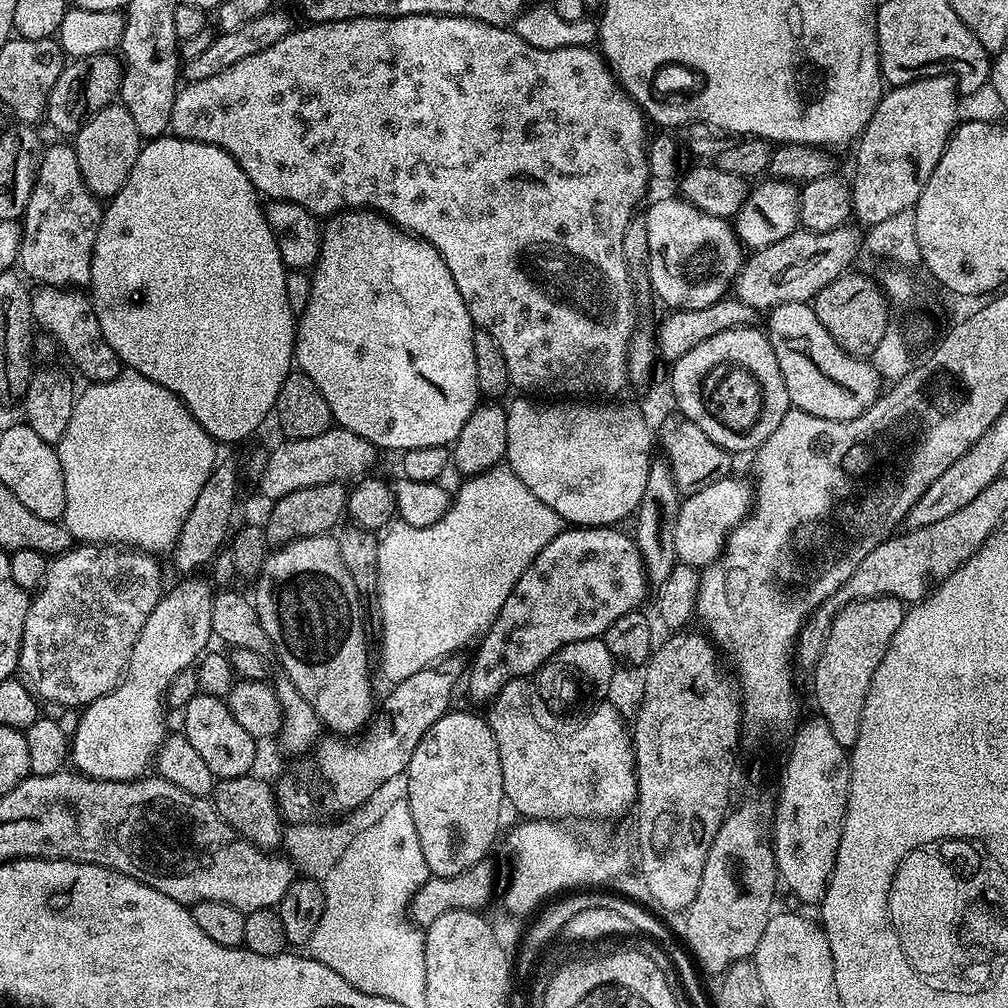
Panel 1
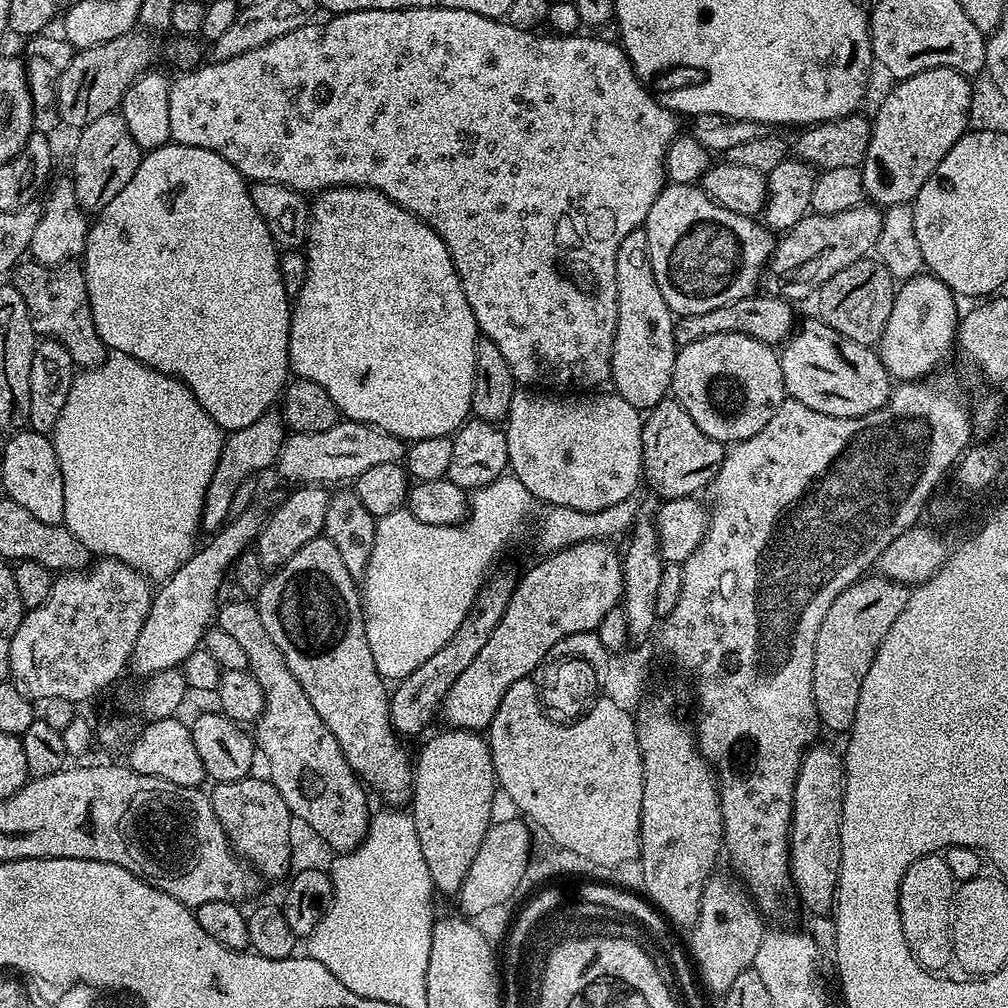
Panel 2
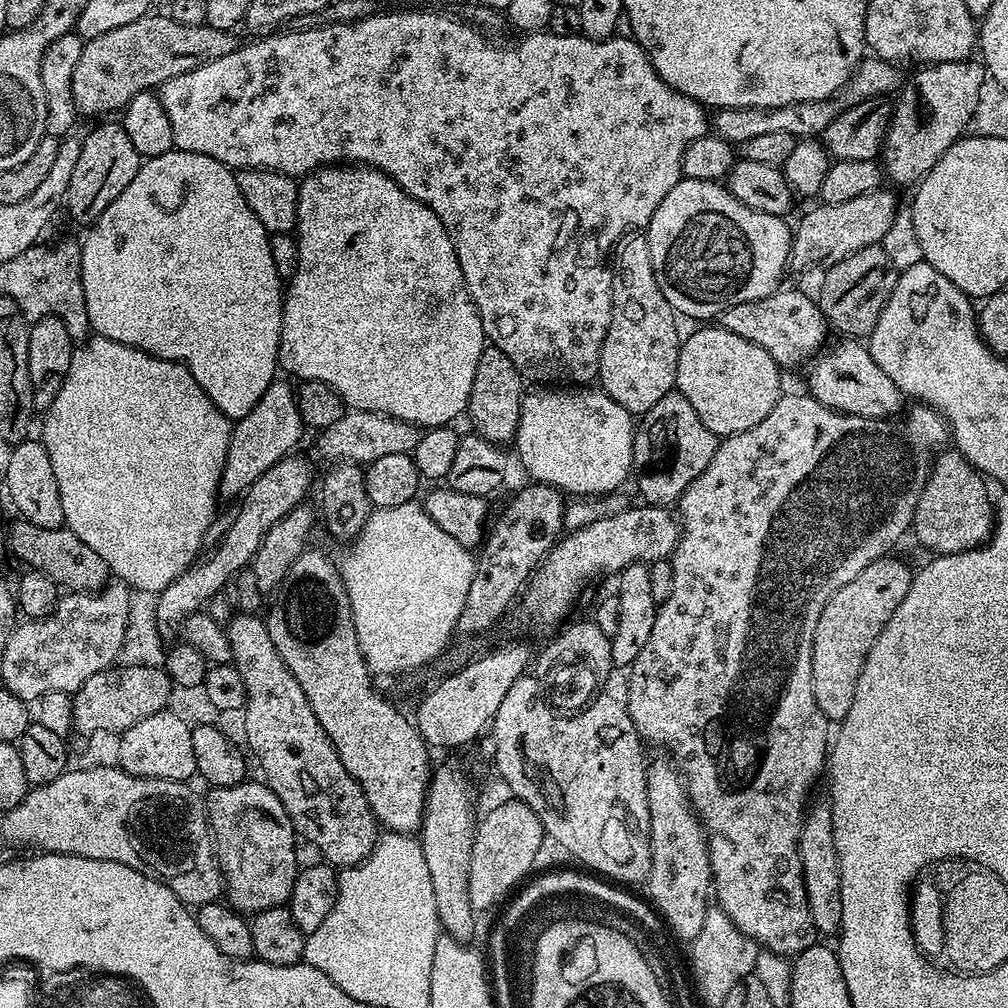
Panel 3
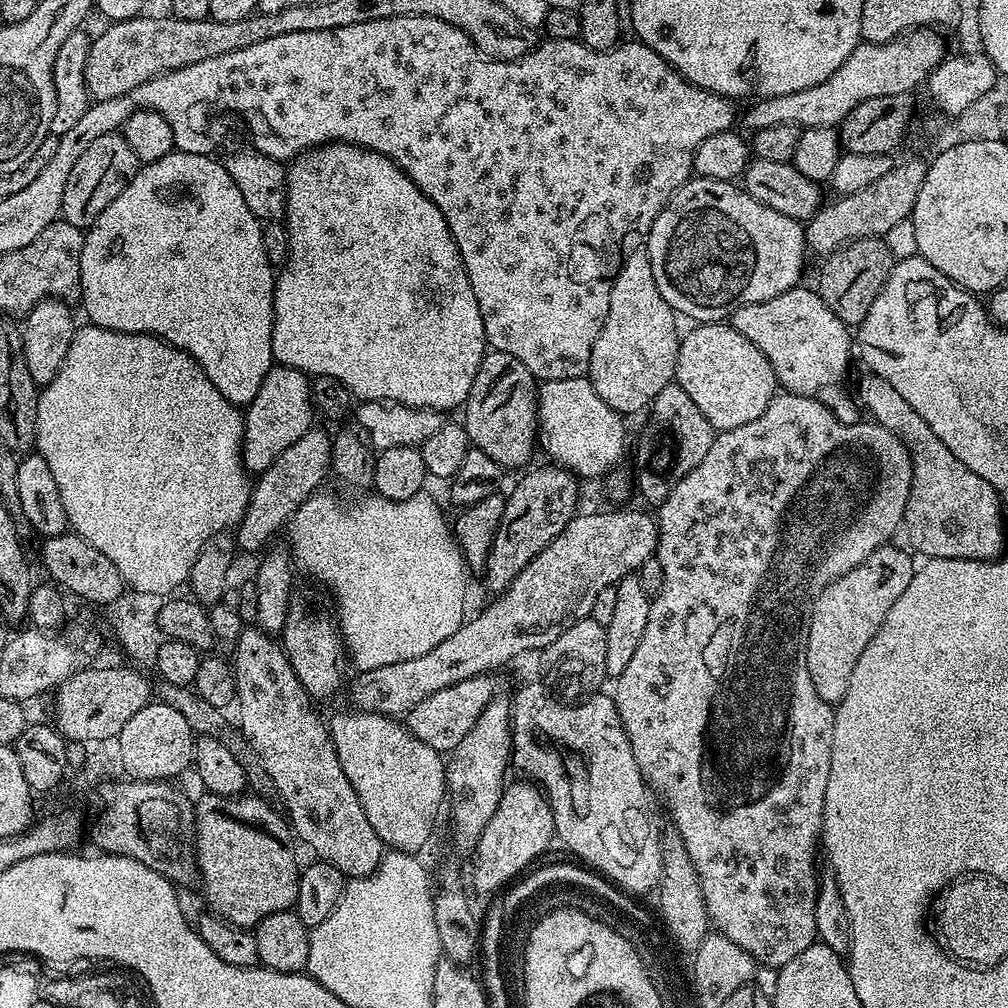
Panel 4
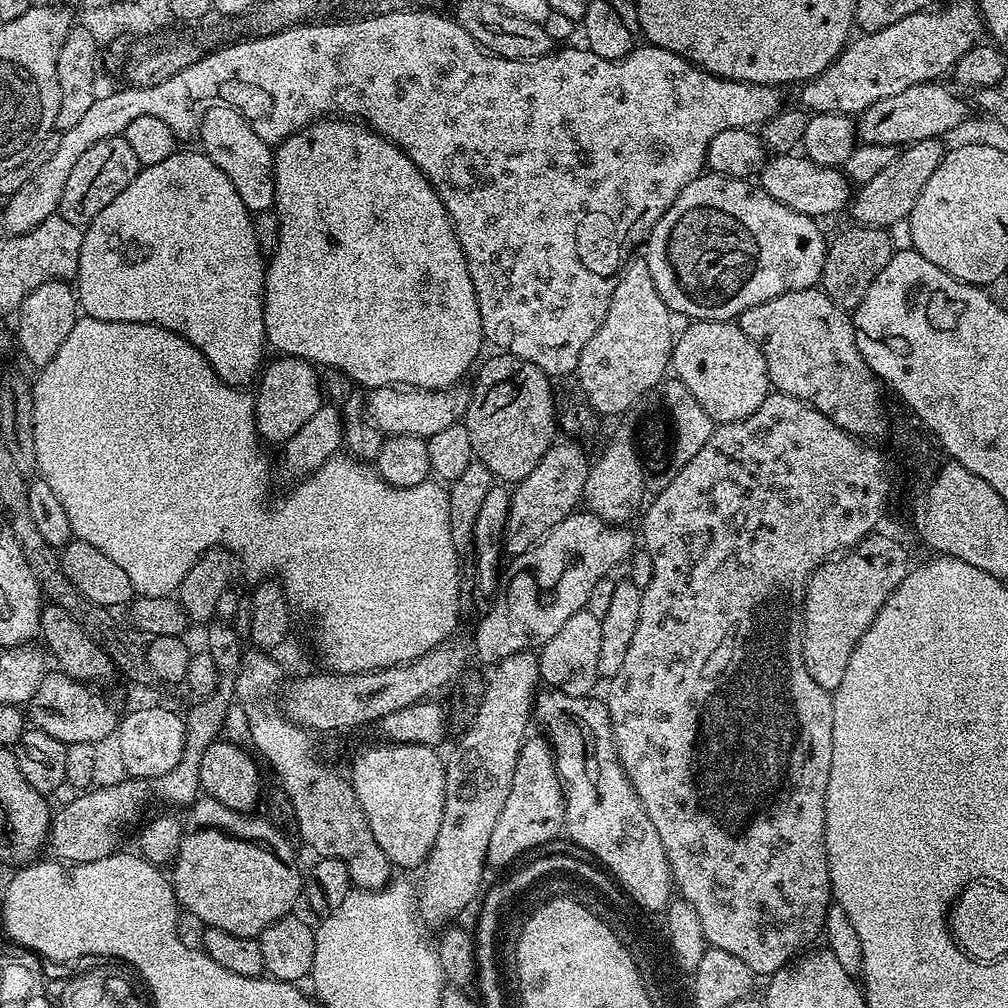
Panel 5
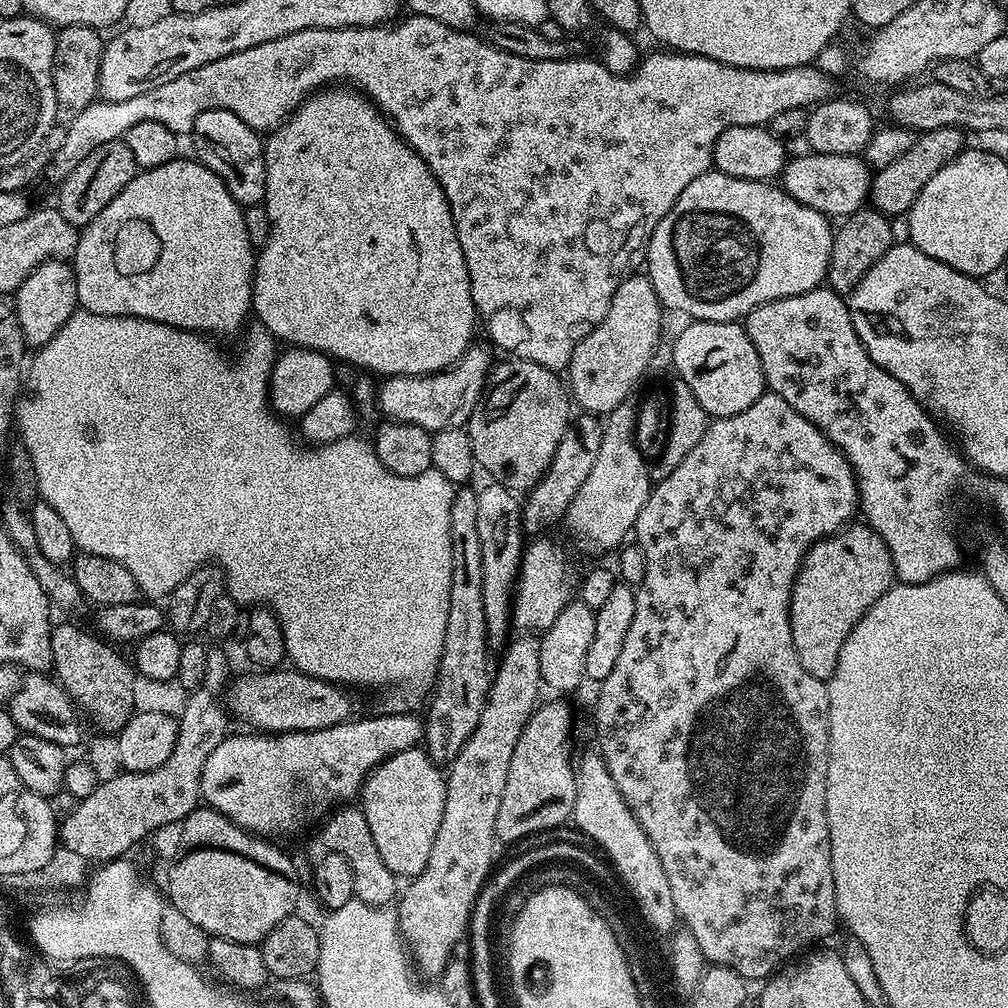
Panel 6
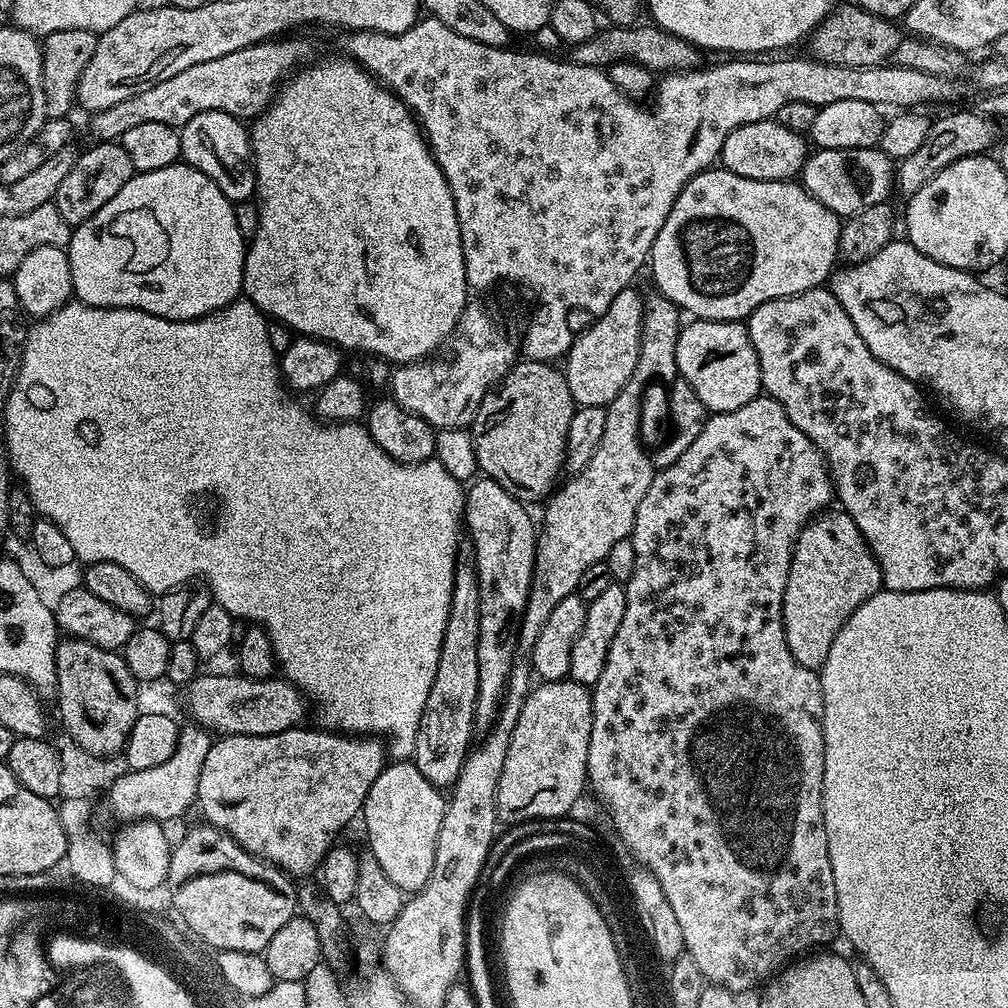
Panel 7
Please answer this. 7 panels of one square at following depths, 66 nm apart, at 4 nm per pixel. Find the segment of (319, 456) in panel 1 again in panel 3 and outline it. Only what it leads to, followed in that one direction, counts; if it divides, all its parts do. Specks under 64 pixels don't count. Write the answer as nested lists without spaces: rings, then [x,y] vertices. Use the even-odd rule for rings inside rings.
[[[345,411],[342,418],[329,428],[323,429],[316,440],[316,448],[329,462],[348,461],[367,466],[386,454],[410,454],[418,446],[421,429],[405,420],[384,416],[381,412]]]

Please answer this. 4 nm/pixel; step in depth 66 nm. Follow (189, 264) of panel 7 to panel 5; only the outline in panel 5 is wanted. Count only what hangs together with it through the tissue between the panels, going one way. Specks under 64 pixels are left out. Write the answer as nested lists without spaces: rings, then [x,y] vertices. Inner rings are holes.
[[[177,150],[163,162],[154,162],[154,166],[149,168],[141,167],[134,182],[130,182],[130,186],[126,186],[126,190],[122,190],[122,194],[118,194],[118,198],[114,198],[114,202],[110,202],[110,206],[106,206],[106,210],[102,210],[102,214],[98,214],[98,218],[94,218],[94,222],[90,222],[87,228],[83,229],[84,241],[78,258],[74,287],[78,293],[78,304],[83,315],[98,318],[102,322],[157,324],[160,328],[186,338],[186,342],[190,342],[207,358],[222,382],[226,382],[232,388],[244,388],[257,379],[262,368],[260,359],[263,358],[264,352],[266,353],[264,339],[266,256],[258,246],[258,238],[254,238],[253,213],[249,212],[242,198],[238,198],[238,190],[234,190],[234,182],[230,182],[230,178],[226,178],[226,174],[222,174],[222,170],[218,170],[218,166],[214,166],[214,162],[210,162],[210,158],[204,155],[203,151],[195,151]]]

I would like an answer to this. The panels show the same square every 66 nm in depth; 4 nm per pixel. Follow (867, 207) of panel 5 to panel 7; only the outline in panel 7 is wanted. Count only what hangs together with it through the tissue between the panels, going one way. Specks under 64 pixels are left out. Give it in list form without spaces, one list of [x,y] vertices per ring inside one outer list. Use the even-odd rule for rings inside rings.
[[[976,110],[952,112],[949,116],[942,117],[941,120],[933,119],[932,128],[926,134],[926,142],[922,142],[922,146],[918,146],[918,150],[914,150],[914,154],[899,161],[898,167],[895,169],[894,184],[898,192],[900,190],[901,197],[912,196],[922,186],[926,186],[926,182],[930,182],[930,178],[934,178],[934,174],[938,174],[946,166],[967,156],[979,156],[987,153],[988,147],[992,143],[994,143],[993,145],[997,143],[996,128],[998,129],[997,121]]]

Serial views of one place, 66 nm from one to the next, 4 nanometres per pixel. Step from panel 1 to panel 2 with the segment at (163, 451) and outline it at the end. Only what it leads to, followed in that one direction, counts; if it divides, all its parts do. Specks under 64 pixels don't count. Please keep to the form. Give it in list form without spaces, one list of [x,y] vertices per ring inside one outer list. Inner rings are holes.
[[[112,354],[95,366],[85,367],[81,372],[84,373],[81,376],[79,373],[73,379],[70,394],[66,398],[66,406],[62,406],[62,414],[58,414],[58,422],[50,433],[54,450],[58,452],[58,466],[62,470],[66,498],[64,524],[86,545],[89,553],[129,564],[147,576],[149,581],[163,581],[165,577],[173,576],[192,557],[194,545],[197,543],[195,532],[201,529],[200,516],[206,498],[206,486],[210,486],[214,466],[218,466],[220,451],[224,449],[225,433],[216,425],[214,418],[210,418],[206,410],[202,410],[198,398],[194,398],[194,394],[183,380],[177,380],[175,376],[168,376],[164,372],[154,370],[134,358]]]

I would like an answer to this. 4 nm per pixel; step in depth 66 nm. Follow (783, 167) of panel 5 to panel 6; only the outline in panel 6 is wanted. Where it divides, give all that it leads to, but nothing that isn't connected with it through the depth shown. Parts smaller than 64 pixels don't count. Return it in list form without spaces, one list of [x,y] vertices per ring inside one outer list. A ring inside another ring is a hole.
[[[814,151],[807,155],[796,156],[793,160],[791,157],[782,173],[784,191],[802,202],[802,206],[810,206],[829,218],[843,218],[859,212],[869,203],[874,172],[863,155],[818,154]]]

